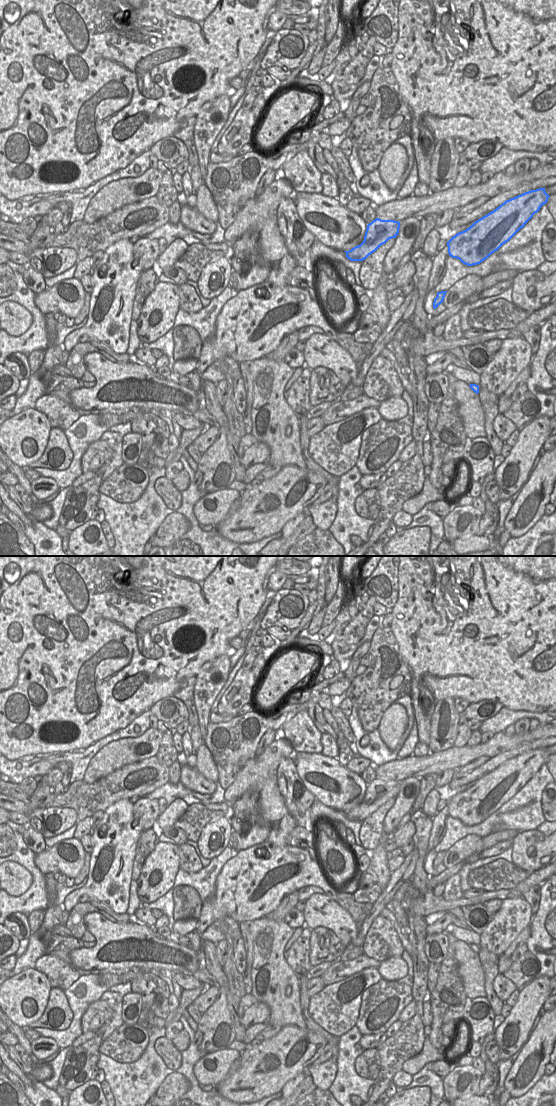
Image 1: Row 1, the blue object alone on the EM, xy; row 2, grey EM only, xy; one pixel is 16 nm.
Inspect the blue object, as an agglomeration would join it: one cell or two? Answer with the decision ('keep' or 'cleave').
keep

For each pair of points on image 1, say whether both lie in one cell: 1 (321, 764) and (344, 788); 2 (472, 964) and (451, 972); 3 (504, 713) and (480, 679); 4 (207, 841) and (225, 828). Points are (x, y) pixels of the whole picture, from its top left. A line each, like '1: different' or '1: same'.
1: same
2: different
3: different
4: same

